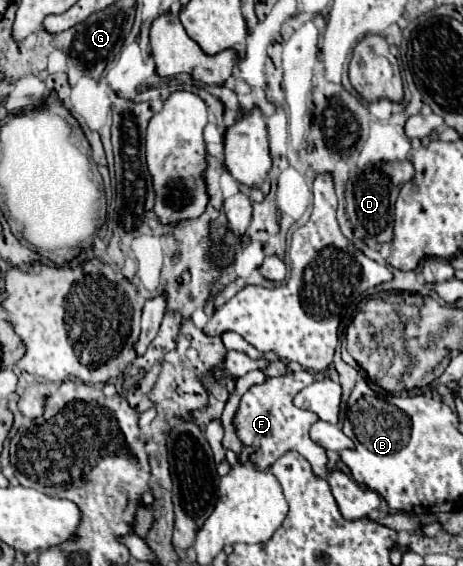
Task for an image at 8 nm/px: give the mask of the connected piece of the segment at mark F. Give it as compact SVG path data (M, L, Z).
M293 371L279 375L279 377L267 377L263 385L253 385L239 403L239 409L233 417L233 425L237 431L239 441L243 447L253 447L251 461L257 469L269 469L283 453L295 449L299 451L313 467L313 473L321 479L327 479L329 467L327 467L327 453L321 445L315 445L309 439L309 427L317 421L317 415L311 411L303 411L293 407L295 393L301 391L301 387L313 383L313 375L309 371Z

